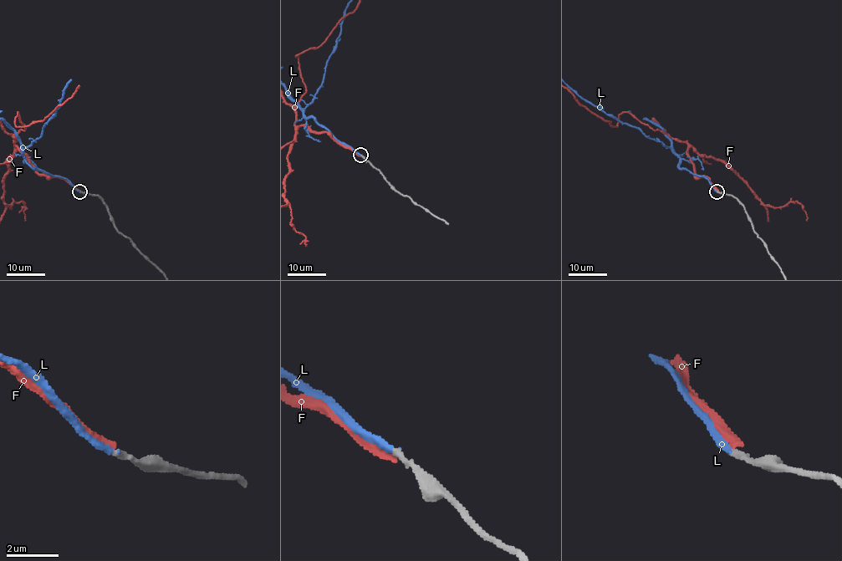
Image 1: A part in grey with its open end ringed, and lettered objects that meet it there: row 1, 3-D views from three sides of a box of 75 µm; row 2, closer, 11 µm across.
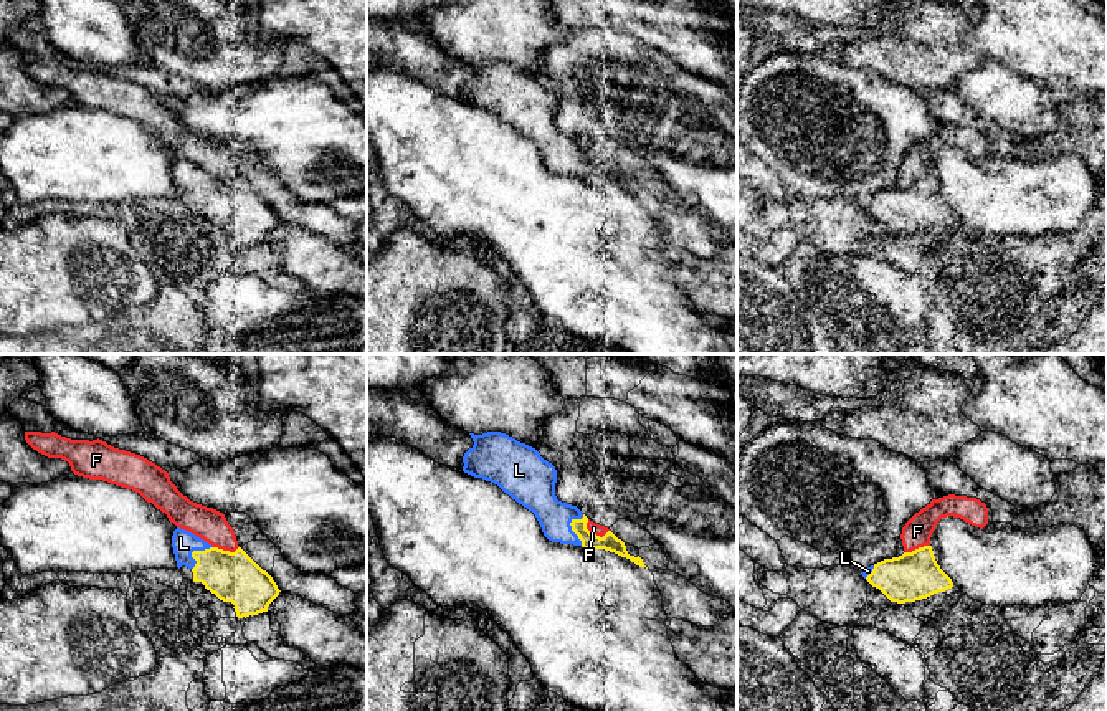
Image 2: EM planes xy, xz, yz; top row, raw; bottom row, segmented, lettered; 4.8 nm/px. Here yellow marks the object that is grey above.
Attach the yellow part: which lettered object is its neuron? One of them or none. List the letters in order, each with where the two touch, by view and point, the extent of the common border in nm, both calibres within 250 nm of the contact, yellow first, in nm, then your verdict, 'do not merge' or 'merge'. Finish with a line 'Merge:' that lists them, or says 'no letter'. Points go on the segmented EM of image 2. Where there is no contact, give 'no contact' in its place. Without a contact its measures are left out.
F: xz (595, 534) | 130 nm | 80/50 nm | do not merge
L: xz (572, 528) | 150 nm | 80/190 nm | merge
Merge: L

